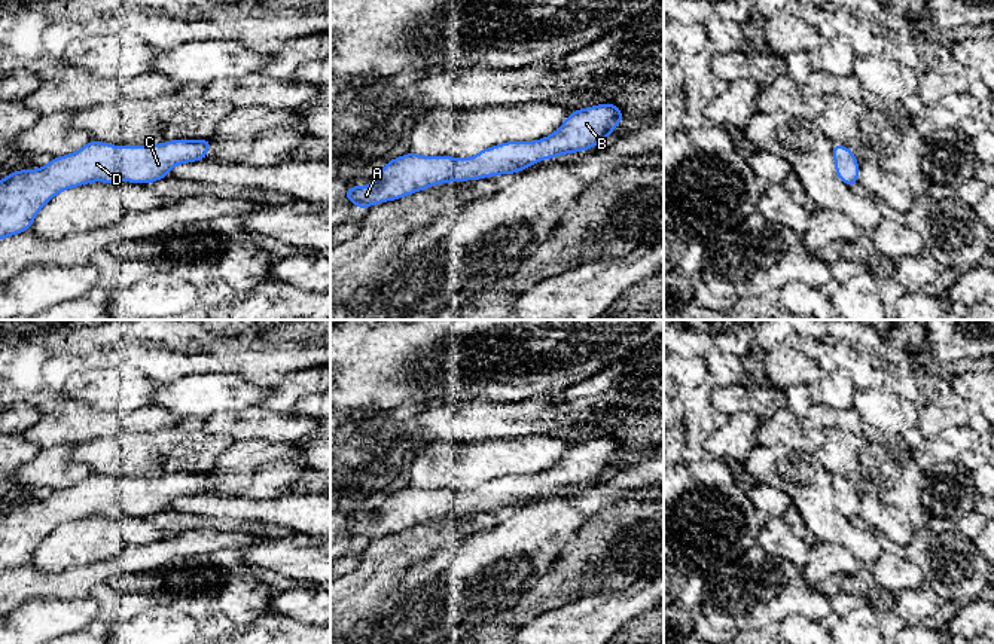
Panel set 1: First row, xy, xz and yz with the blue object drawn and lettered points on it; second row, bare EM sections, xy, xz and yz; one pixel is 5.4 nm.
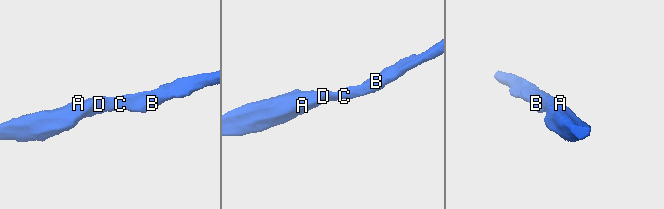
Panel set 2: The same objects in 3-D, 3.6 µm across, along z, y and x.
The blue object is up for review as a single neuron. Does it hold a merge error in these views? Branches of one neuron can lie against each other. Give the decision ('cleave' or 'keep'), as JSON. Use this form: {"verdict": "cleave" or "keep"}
{"verdict": "keep"}

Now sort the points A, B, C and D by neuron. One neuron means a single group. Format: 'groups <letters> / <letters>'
groups A B C D

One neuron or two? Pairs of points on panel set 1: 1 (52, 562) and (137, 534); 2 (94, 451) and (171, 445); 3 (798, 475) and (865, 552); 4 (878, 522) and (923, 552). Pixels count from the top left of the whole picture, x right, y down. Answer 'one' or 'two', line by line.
1: one
2: one
3: one
4: two

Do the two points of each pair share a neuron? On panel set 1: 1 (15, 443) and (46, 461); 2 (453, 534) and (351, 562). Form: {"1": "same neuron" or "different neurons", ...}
{"1": "different neurons", "2": "different neurons"}

